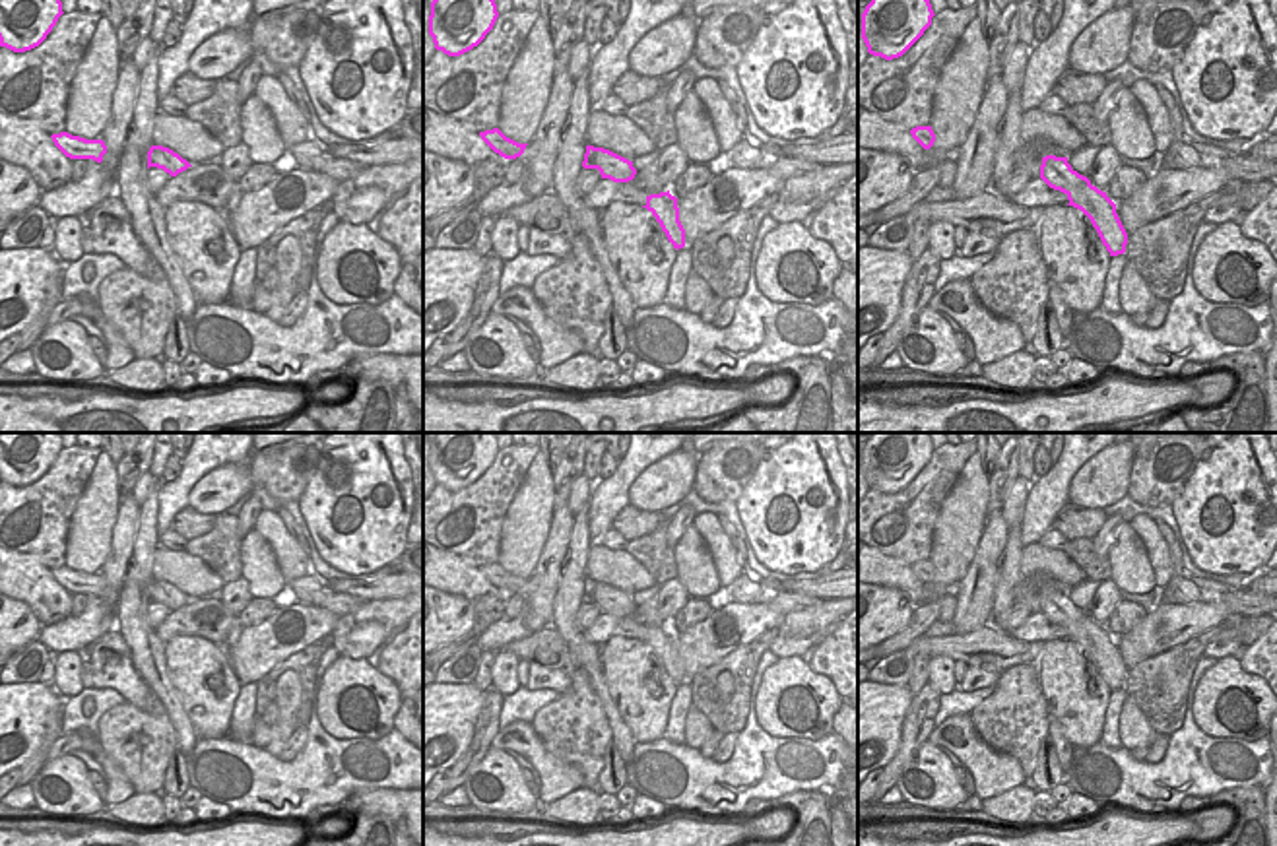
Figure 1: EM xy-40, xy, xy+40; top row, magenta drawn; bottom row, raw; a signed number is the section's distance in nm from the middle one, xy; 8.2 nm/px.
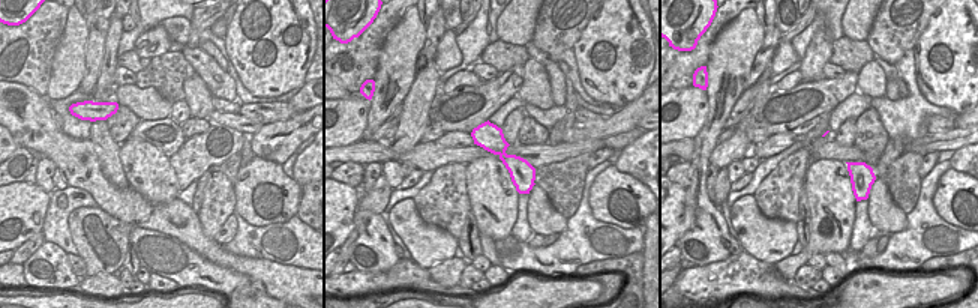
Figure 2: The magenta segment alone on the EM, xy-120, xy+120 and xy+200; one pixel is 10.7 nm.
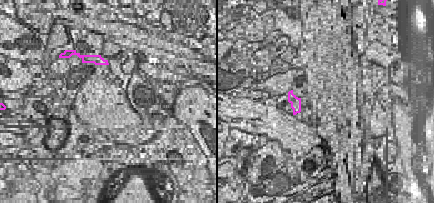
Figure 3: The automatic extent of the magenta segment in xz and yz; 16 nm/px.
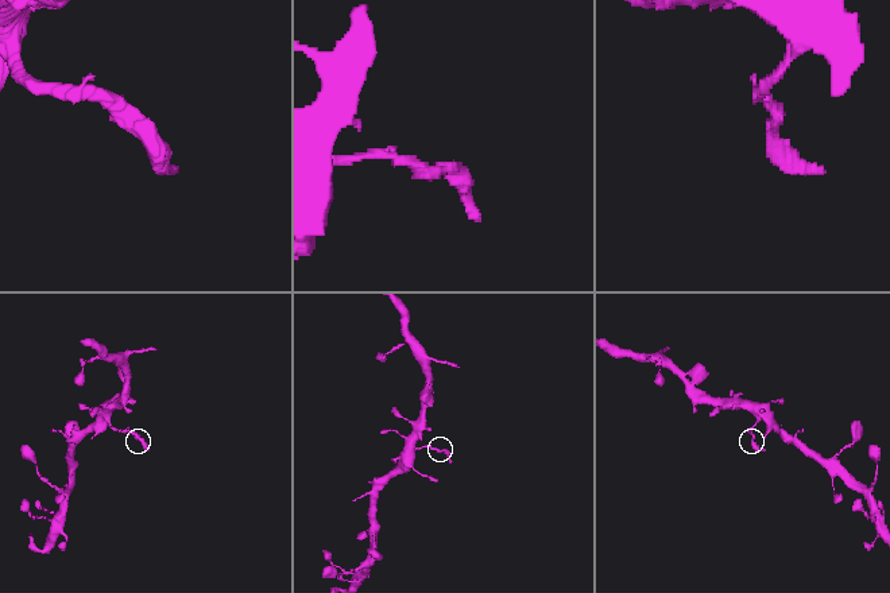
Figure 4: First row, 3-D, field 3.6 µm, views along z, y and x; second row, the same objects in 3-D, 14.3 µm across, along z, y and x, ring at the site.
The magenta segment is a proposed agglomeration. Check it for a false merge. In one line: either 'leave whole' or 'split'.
split

